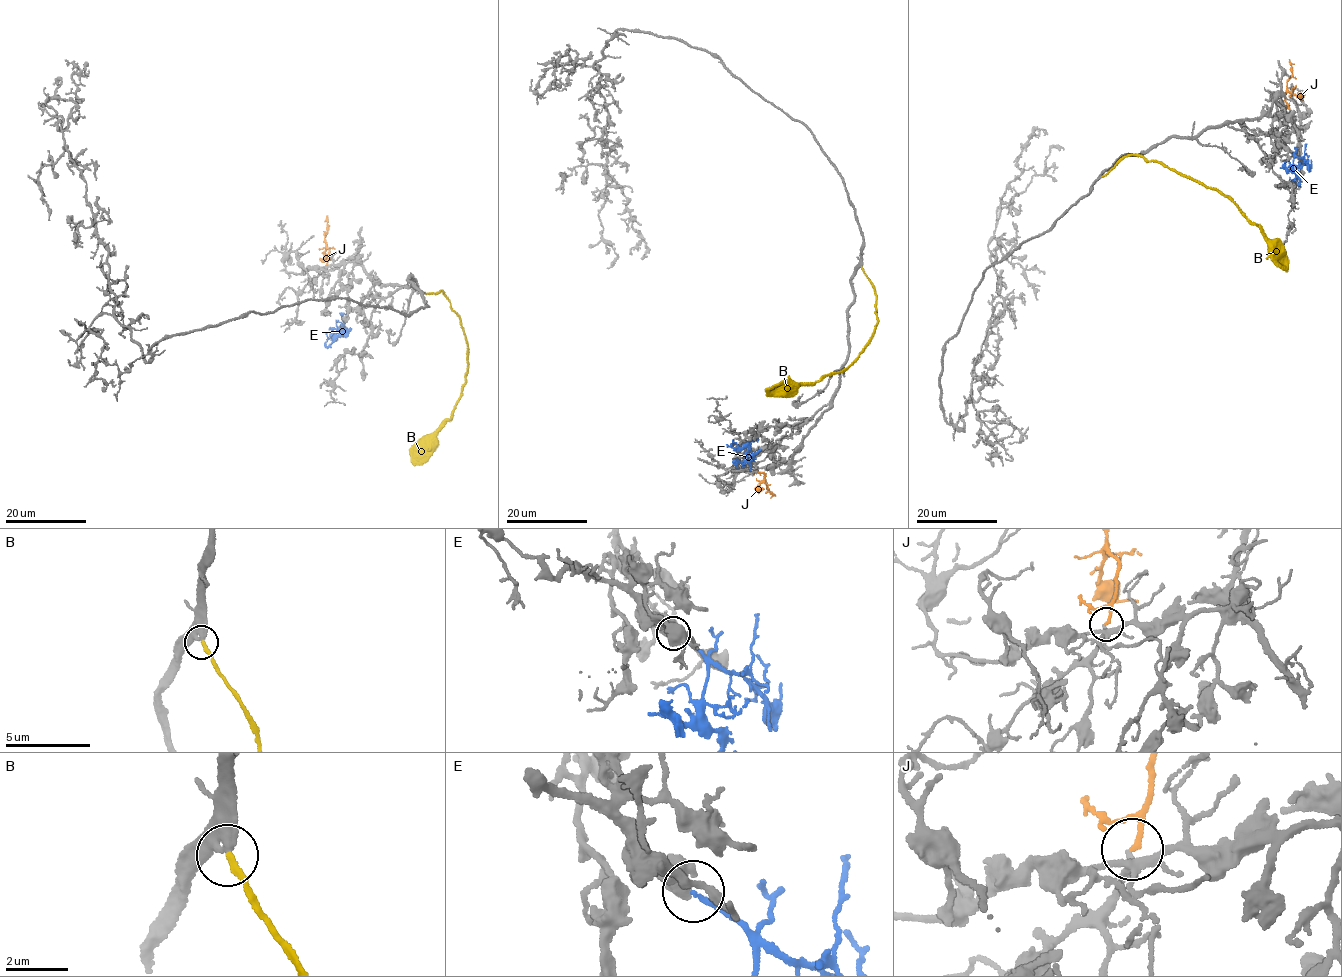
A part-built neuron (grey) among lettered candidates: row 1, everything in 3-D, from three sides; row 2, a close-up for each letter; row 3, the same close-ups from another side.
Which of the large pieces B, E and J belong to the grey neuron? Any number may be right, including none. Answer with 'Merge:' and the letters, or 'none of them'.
Merge: B, E

